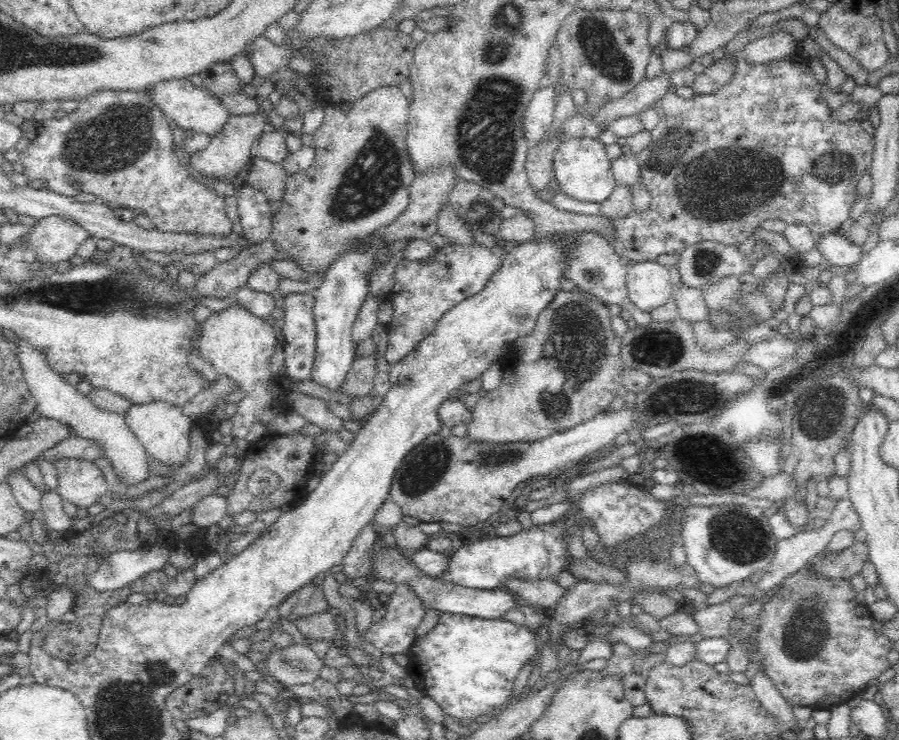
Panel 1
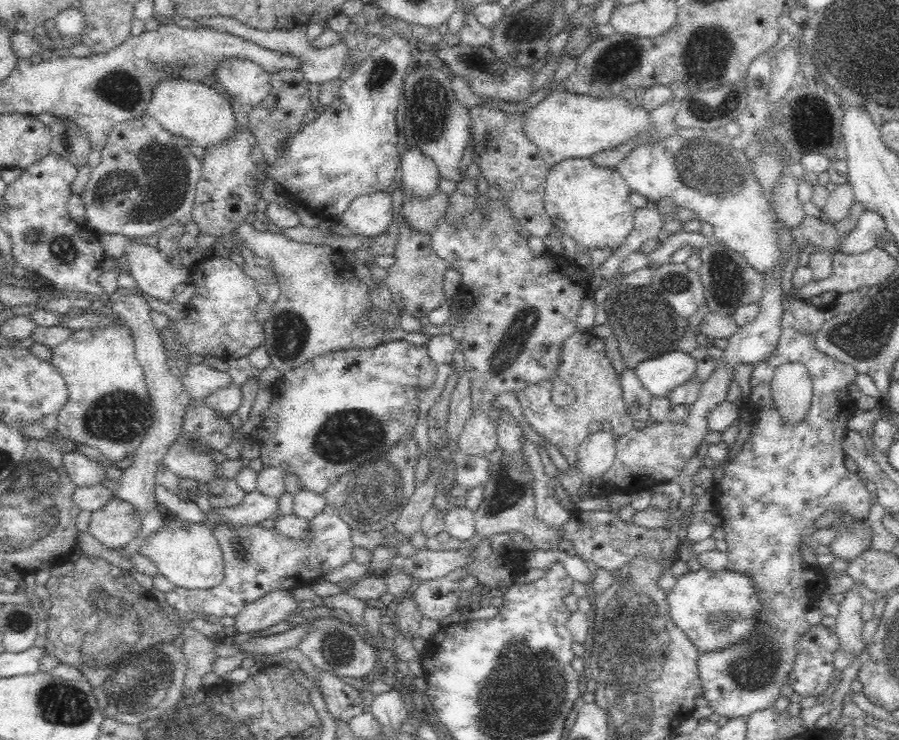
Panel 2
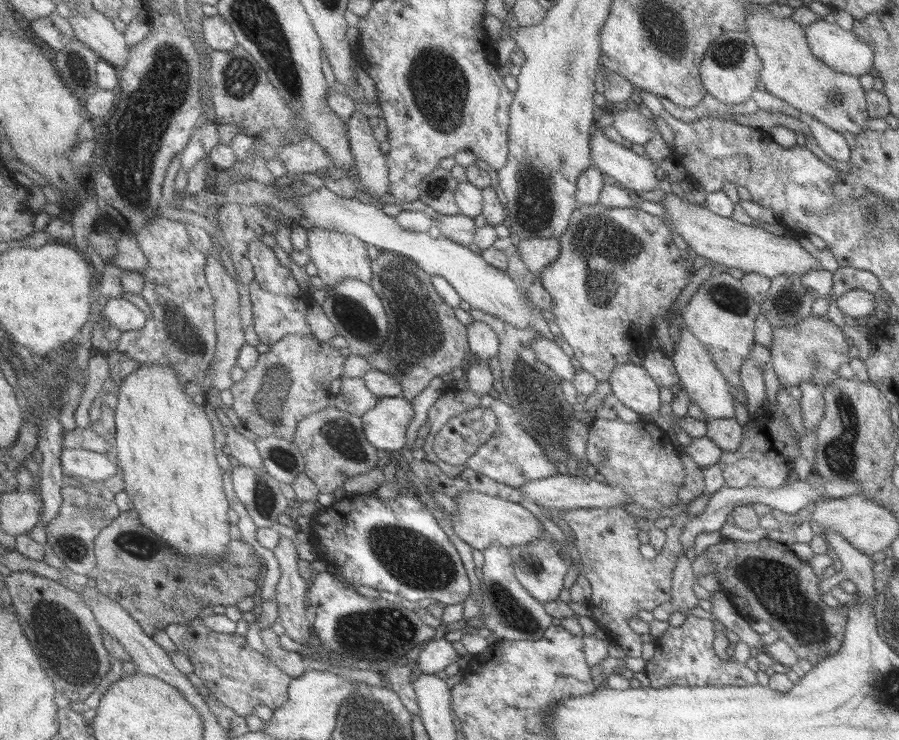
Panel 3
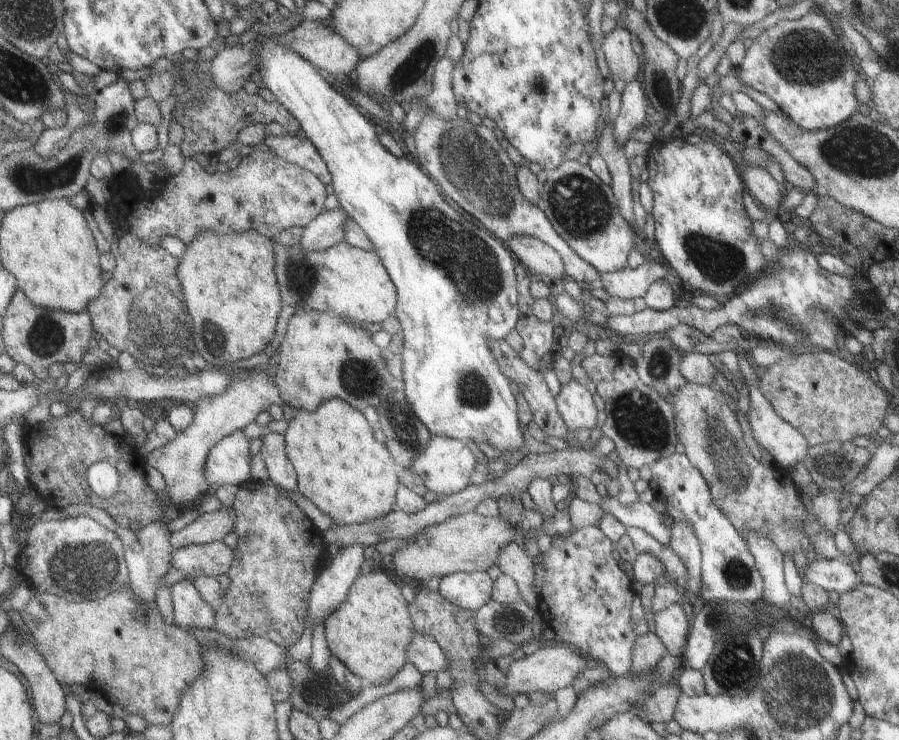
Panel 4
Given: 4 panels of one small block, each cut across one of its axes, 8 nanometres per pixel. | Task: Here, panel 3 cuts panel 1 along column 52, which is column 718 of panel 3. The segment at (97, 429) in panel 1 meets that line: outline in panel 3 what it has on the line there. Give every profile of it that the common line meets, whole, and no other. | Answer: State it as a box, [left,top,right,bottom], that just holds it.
[668,326,733,420]

